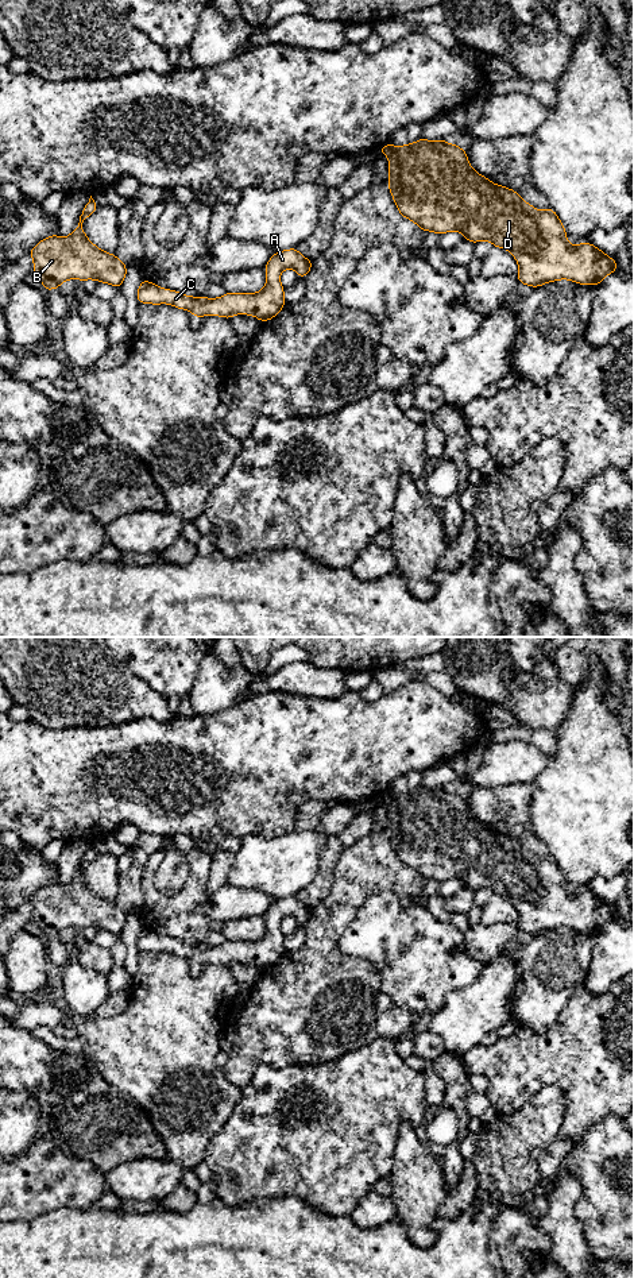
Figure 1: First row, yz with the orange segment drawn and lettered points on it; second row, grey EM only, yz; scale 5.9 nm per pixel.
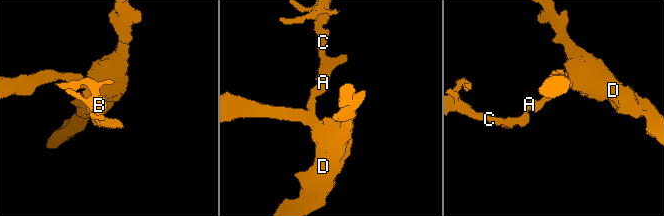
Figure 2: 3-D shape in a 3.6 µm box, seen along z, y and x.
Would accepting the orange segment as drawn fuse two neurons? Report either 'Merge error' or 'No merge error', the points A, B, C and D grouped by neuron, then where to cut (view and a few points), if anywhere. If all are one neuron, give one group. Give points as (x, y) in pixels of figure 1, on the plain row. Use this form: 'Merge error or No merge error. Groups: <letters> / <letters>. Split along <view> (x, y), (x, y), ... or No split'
No merge error. Groups: A B C D. No split

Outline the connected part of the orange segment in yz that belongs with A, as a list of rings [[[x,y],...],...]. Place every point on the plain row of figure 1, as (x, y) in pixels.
[[[290,896],[275,900],[270,906],[264,915],[266,934],[258,941],[225,941],[220,946],[189,945],[143,927],[136,946],[140,951],[169,951],[178,957],[190,958],[196,966],[221,964],[229,968],[235,962],[250,962],[264,970],[274,966],[286,951],[285,935],[279,930],[282,919],[294,916],[299,926],[305,926],[312,914],[313,910],[302,904],[298,896]]]

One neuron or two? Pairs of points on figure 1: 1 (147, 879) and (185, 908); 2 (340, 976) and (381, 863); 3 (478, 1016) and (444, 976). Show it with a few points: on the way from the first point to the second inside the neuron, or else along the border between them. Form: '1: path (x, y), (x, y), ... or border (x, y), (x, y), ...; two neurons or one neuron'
1: path (150, 890), (169, 908), (174, 908); one neuron
2: path (329, 948), (329, 918), (352, 891); one neuron
3: border (482, 970), (468, 985), (455, 988), (436, 1014); two neurons

